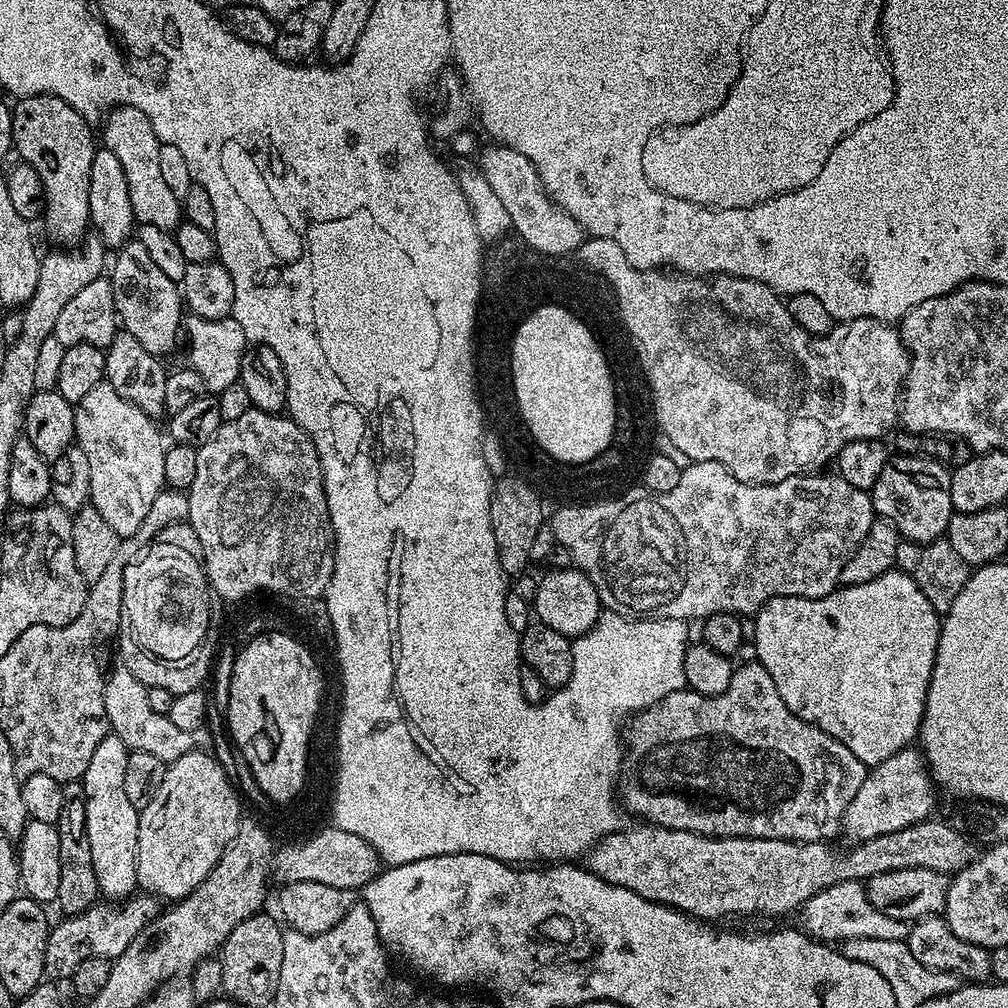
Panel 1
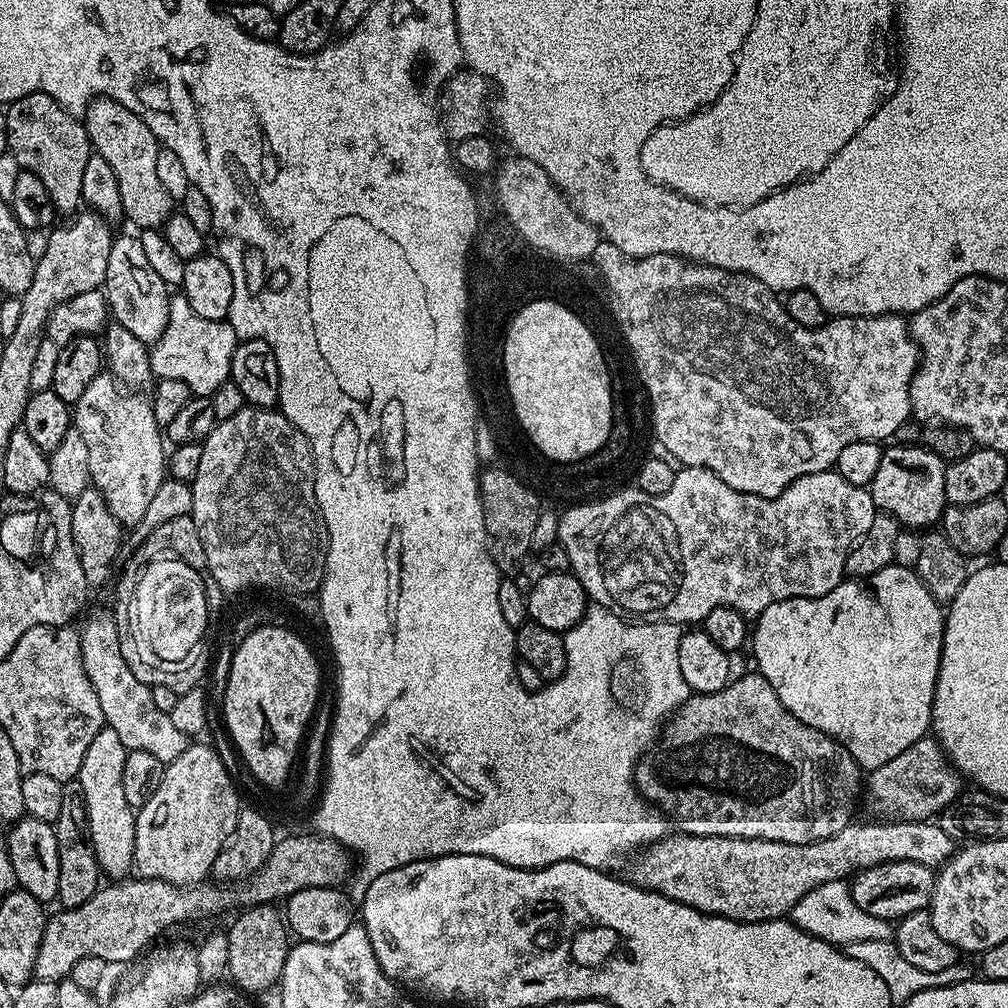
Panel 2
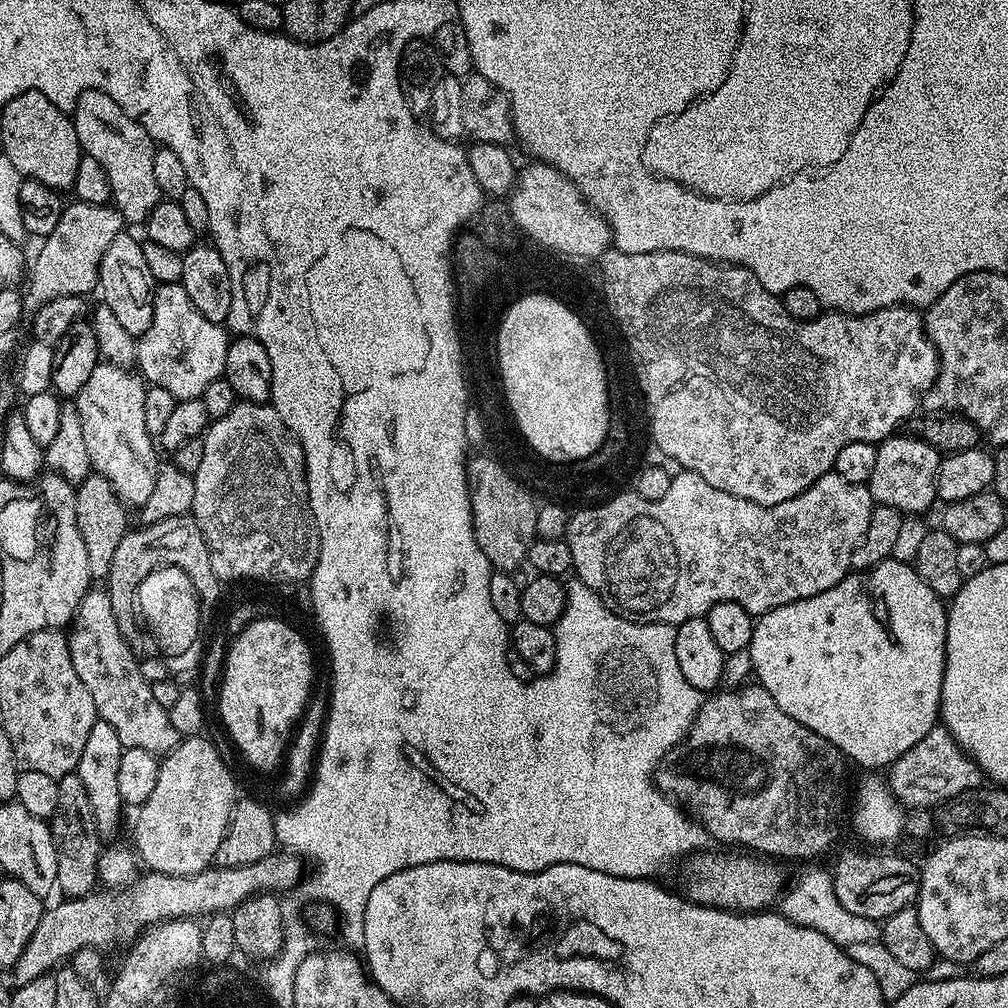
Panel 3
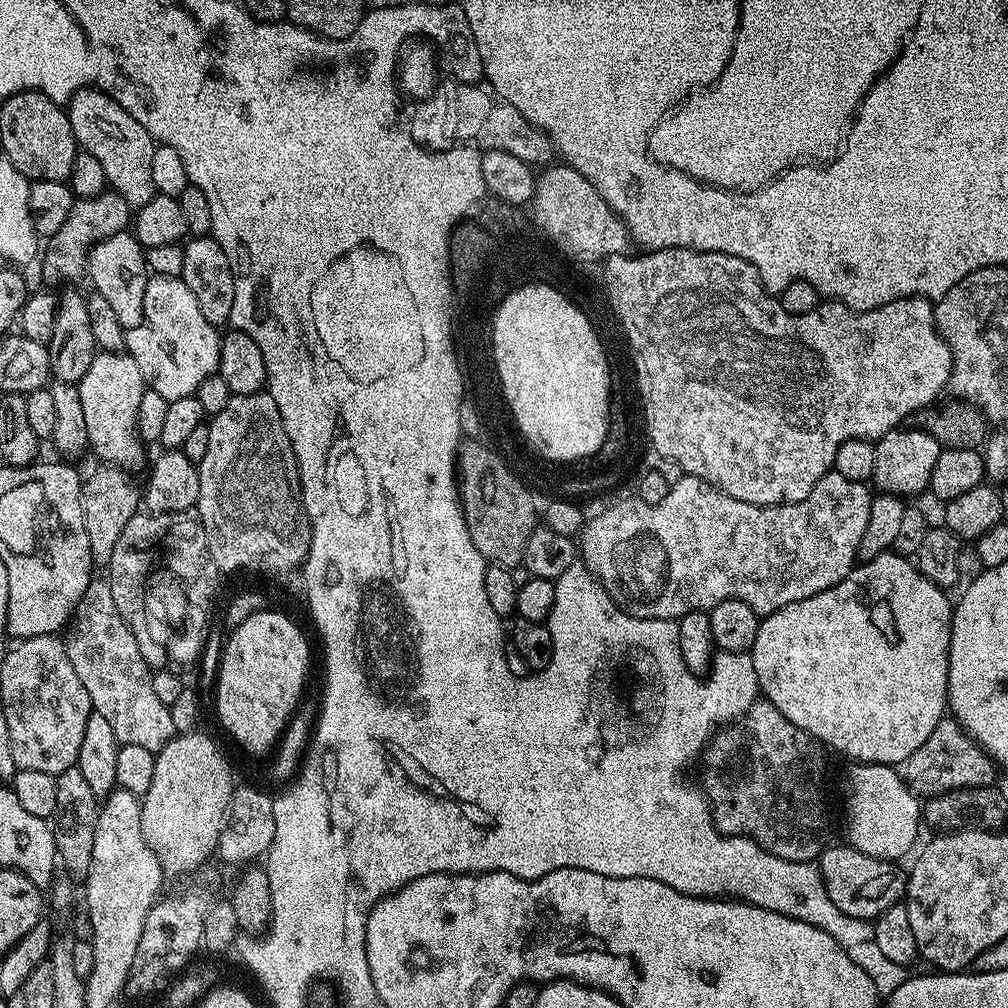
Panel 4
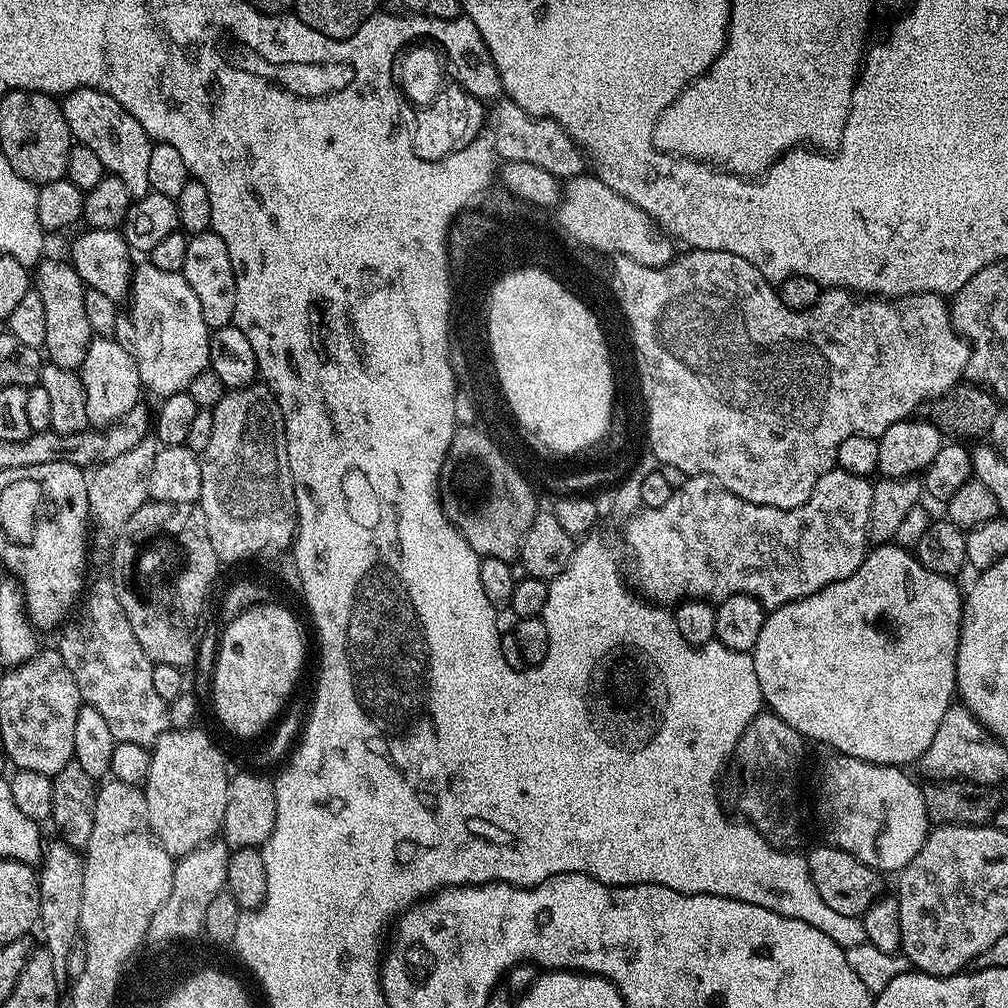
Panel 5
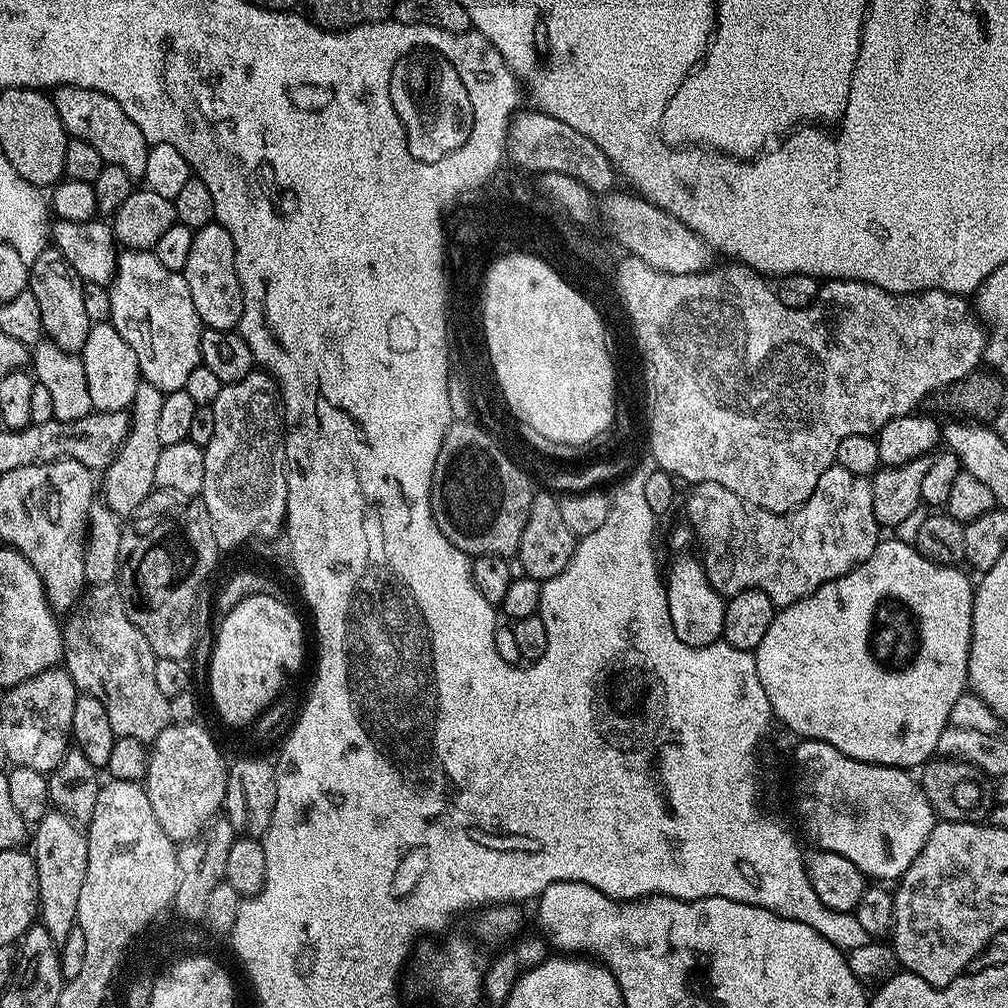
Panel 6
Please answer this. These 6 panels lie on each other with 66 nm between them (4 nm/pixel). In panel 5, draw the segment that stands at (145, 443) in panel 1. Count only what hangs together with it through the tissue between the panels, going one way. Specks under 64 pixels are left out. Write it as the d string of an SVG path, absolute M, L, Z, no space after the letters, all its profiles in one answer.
M114 338L93 339L92 344L86 350L86 358L78 369L78 375L82 386L86 390L86 414L88 415L89 425L106 428L122 414L126 414L130 410L130 406L141 403L142 385L138 374L138 366L132 355Z

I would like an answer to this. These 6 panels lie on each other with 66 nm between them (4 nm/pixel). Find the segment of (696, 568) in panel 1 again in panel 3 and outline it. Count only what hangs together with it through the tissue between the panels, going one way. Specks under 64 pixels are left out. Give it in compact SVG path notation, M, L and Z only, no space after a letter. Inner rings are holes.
M687 470L677 471L673 475L670 490L666 490L666 498L656 500L656 522L658 522L656 530L662 530L662 536L666 534L670 538L670 542L668 544L652 544L652 540L648 540L648 536L650 536L650 532L648 532L648 518L636 520L635 572L636 584L642 586L642 607L634 610L631 619L646 624L671 624L675 626L687 620L692 620L696 616L707 617L708 611L715 604L726 602L727 600L738 602L738 606L742 606L747 612L752 613L753 617L759 618L765 612L774 610L778 606L786 606L795 600L805 600L814 594L822 594L826 590L833 588L838 581L848 575L852 568L852 555L857 546L860 545L860 540L866 534L866 526L870 522L870 514L873 507L874 501L867 484L846 482L846 478L839 476L835 470L827 472L822 478L818 478L802 494L798 494L786 502L778 502L774 506L762 506L761 504L750 502L746 498L738 498L734 494L723 492L714 486L710 486L710 482L706 482L706 478L702 478L698 474ZM844 488L848 488L848 508L844 508Z

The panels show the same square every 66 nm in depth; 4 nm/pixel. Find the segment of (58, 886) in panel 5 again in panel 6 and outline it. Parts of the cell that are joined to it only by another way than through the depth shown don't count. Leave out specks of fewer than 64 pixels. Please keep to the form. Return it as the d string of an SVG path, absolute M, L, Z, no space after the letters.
M49 810L34 826L30 844L31 840L30 851L38 870L38 920L59 946L66 942L70 930L78 926L78 898L82 894L82 882L86 882L88 838L85 829L64 812Z

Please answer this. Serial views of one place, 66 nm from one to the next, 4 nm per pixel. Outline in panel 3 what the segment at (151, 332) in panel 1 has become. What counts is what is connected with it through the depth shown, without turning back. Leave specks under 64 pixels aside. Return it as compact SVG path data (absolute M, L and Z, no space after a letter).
M130 232L114 238L106 254L102 254L98 285L98 292L104 295L103 307L114 310L114 318L118 318L118 323L137 338L149 329L150 322L153 321L152 300L156 289L155 280L147 268L141 246L142 242L136 240Z

